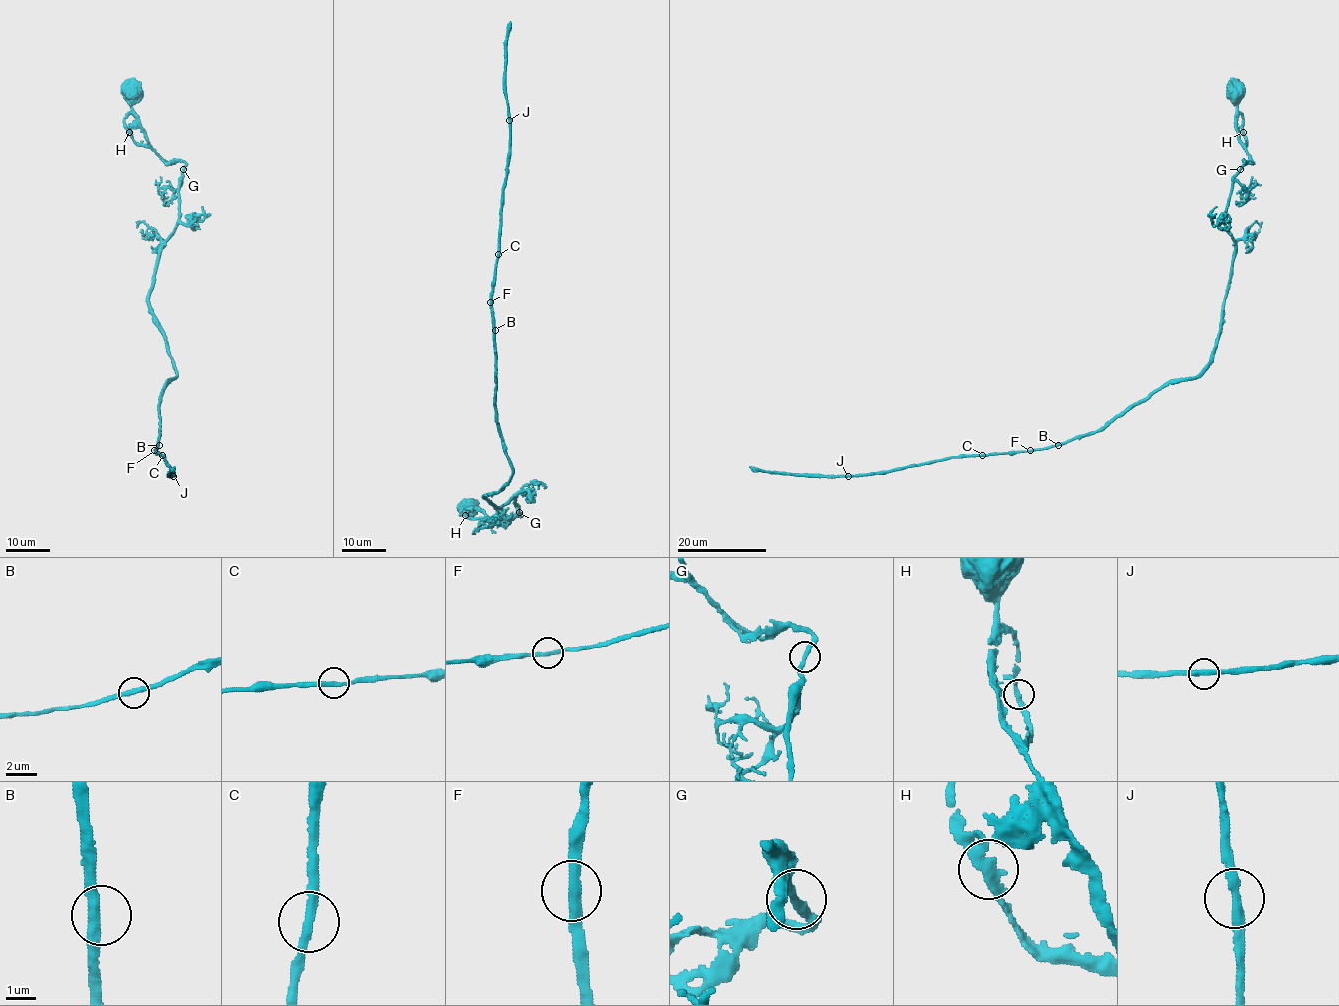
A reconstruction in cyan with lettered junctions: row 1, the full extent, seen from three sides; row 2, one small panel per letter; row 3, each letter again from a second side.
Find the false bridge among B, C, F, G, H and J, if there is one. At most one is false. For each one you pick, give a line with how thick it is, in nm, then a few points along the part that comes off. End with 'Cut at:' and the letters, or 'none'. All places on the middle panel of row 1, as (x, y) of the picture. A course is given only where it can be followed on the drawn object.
Cut at: none

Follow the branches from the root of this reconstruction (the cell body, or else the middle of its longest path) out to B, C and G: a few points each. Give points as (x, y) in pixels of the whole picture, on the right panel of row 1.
B: (1236, 95), (1238, 138), (1249, 160), (1233, 178), (1225, 216), (1235, 257), (1209, 364), (1099, 429), (1058, 445)
C: (1236, 95), (1249, 160), (1225, 216), (1235, 257), (1209, 364), (1092, 433), (982, 455)
G: (1236, 95), (1238, 138), (1249, 157), (1240, 169)

